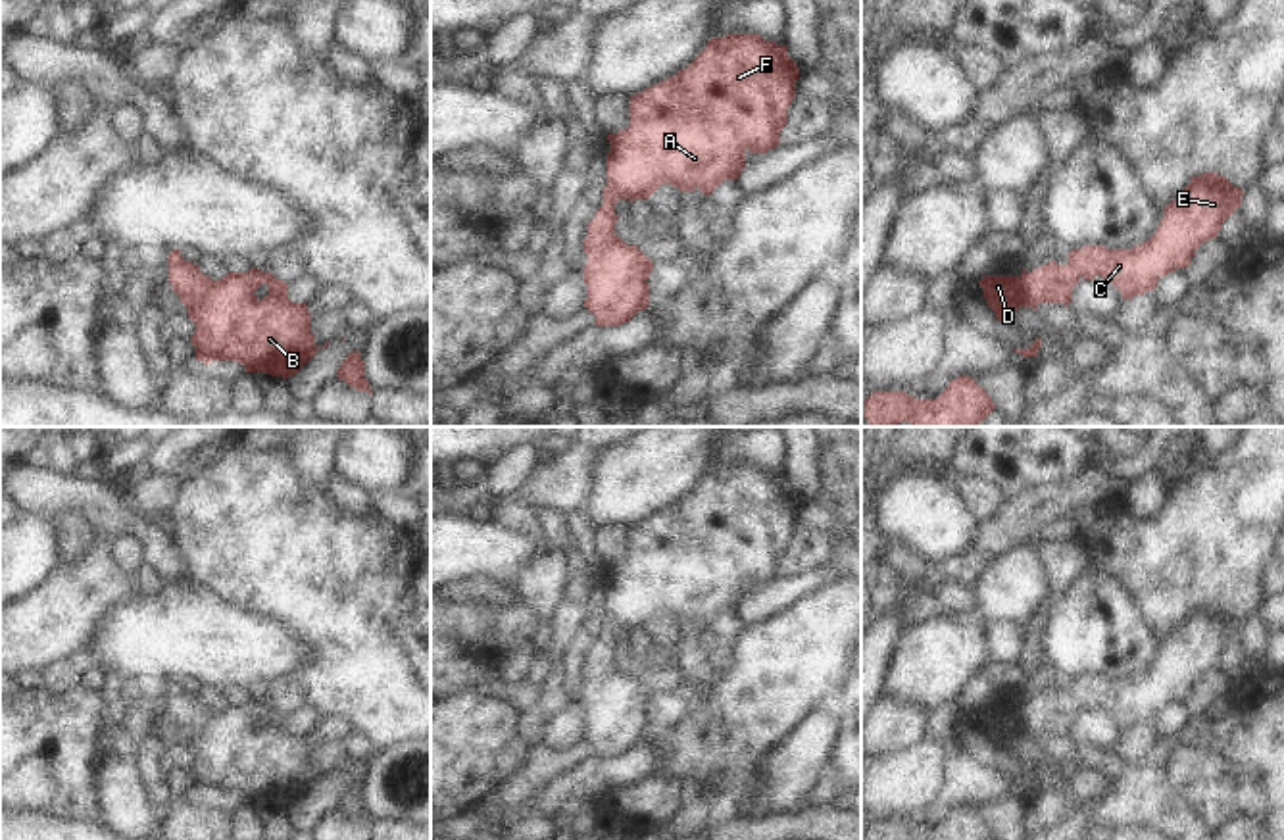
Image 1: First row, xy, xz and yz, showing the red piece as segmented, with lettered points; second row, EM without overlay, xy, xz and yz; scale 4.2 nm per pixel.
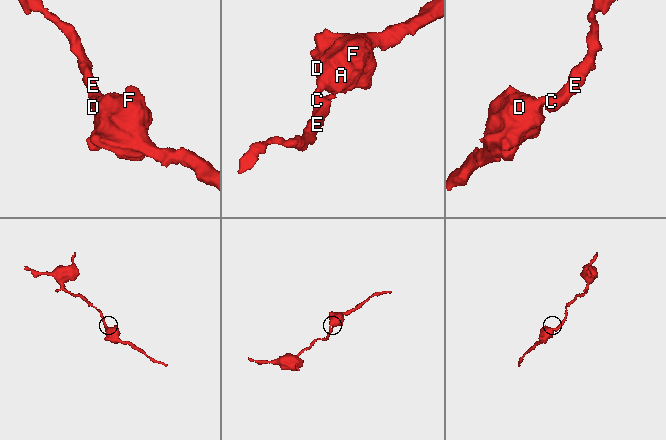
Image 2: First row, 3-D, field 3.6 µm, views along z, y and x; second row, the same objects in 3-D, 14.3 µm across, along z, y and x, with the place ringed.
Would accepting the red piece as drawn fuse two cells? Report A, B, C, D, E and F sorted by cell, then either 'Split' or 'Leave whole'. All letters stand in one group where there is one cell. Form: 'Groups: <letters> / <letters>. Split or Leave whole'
Groups: A B C D E F. Leave whole.

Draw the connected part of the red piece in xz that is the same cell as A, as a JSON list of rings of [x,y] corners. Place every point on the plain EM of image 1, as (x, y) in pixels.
[[[732,463],[713,467],[690,496],[630,527],[629,556],[607,565],[604,634],[588,652],[582,673],[584,738],[594,746],[594,755],[627,754],[650,734],[646,711],[654,692],[638,677],[617,667],[615,632],[648,630],[661,615],[709,625],[721,611],[736,611],[746,581],[761,586],[780,577],[780,559],[788,554],[798,506],[800,498],[786,484],[786,475],[753,463]]]

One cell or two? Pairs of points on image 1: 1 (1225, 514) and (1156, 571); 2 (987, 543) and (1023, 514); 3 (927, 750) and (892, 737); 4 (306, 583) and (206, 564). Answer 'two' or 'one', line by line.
1: one
2: one
3: two
4: one

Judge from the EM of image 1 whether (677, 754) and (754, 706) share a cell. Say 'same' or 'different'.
same

